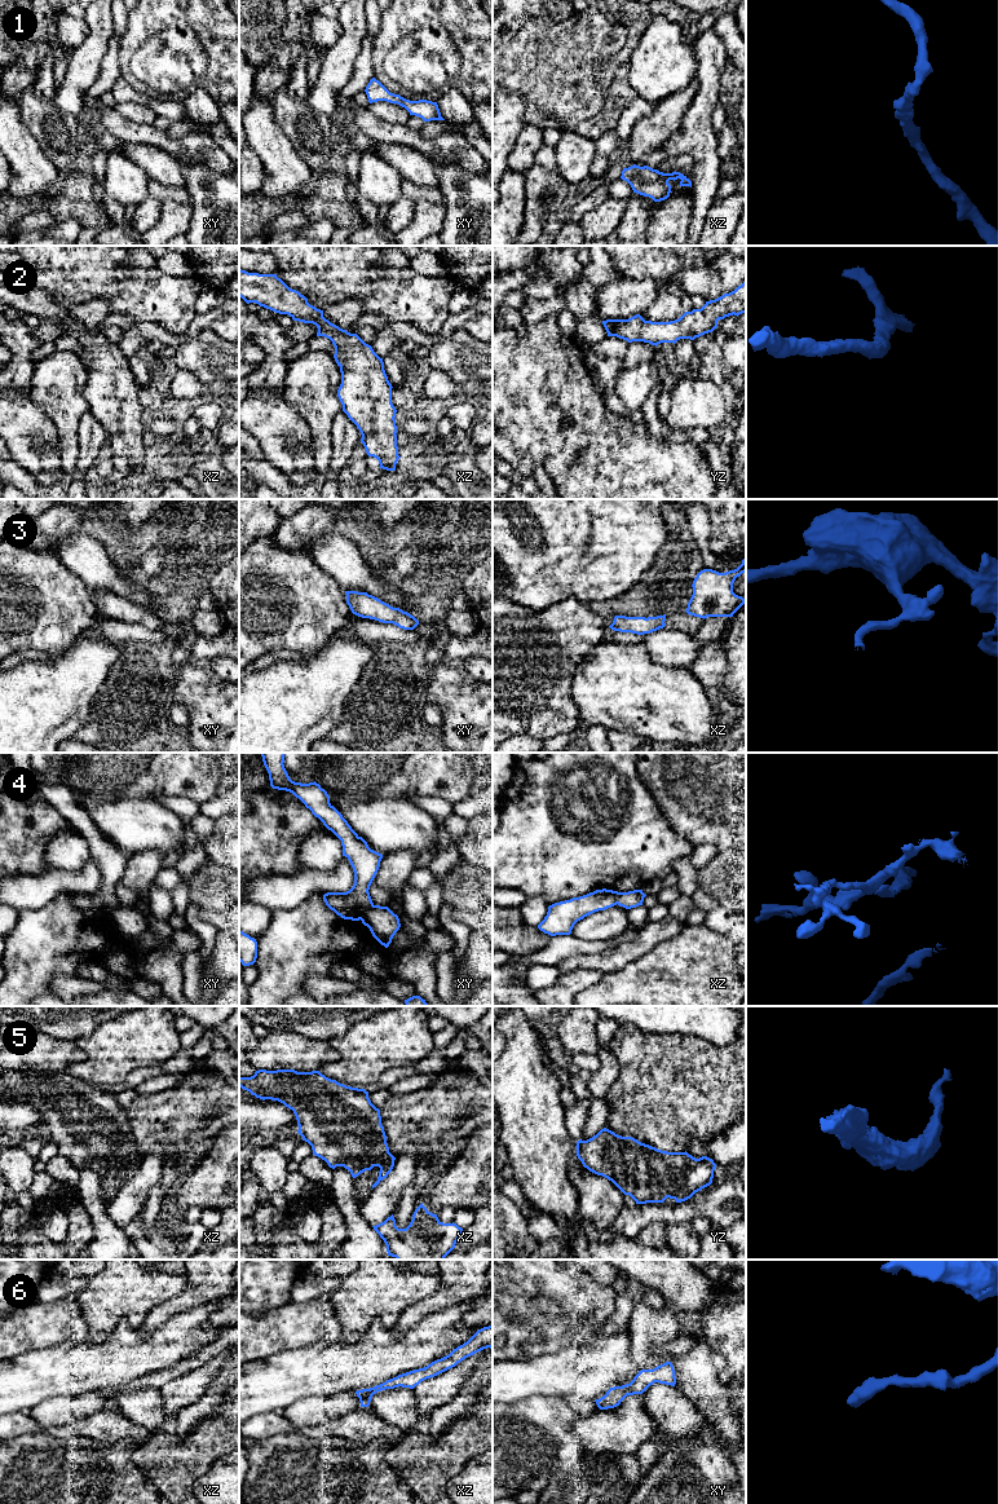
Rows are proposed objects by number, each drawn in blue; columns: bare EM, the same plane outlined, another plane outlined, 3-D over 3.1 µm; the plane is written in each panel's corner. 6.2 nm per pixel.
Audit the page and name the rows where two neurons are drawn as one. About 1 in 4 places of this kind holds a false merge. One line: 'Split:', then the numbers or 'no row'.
Split: 4

